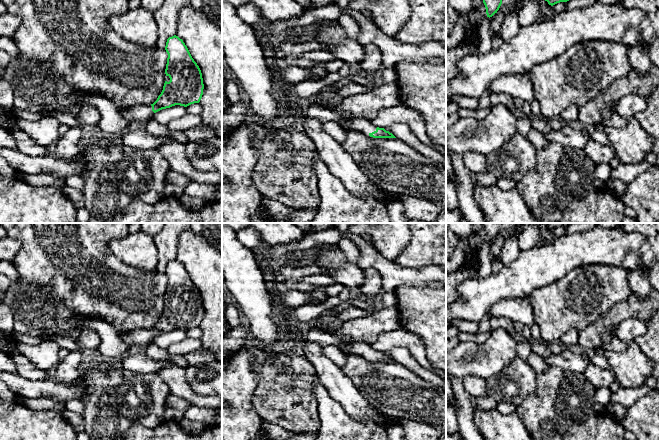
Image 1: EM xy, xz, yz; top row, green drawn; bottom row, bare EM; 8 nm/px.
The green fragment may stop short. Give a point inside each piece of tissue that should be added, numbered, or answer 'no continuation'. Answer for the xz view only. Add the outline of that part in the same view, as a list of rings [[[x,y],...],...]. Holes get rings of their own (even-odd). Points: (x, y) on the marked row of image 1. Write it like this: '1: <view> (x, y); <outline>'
1: xz (323, 114); [[[311,105],[306,108],[301,106],[301,113],[304,116],[315,118],[322,123],[328,121],[337,122],[342,125],[346,131],[360,131],[367,136],[369,136],[370,133],[376,131],[377,128],[369,120],[362,117],[355,117],[347,122],[344,115],[342,115],[340,112],[322,107],[321,105]]]

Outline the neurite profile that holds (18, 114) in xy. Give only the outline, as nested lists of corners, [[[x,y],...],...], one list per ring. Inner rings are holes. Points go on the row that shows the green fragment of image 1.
[[[13,107],[12,116],[15,121],[17,120],[37,121],[41,118],[42,114],[31,112],[29,110],[17,109]]]

